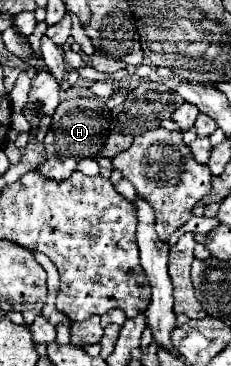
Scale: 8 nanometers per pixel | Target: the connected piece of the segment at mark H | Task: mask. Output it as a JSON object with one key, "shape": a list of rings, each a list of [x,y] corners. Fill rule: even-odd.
{"shape":[[[75,96],[71,100],[61,102],[53,114],[53,122],[43,142],[47,160],[39,166],[39,170],[45,174],[45,178],[65,180],[71,176],[81,158],[97,156],[107,142],[109,122],[111,122],[111,110],[107,108],[107,100],[101,100],[97,96],[91,98]]]}

